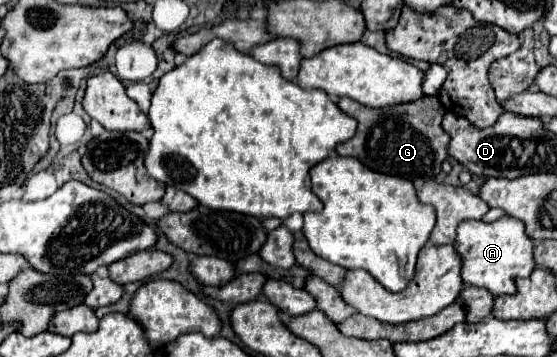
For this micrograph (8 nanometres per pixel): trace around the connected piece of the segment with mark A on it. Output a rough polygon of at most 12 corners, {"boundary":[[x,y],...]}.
{"boundary":[[512,217],[462,221],[462,281],[494,297],[534,271],[534,243]]}

